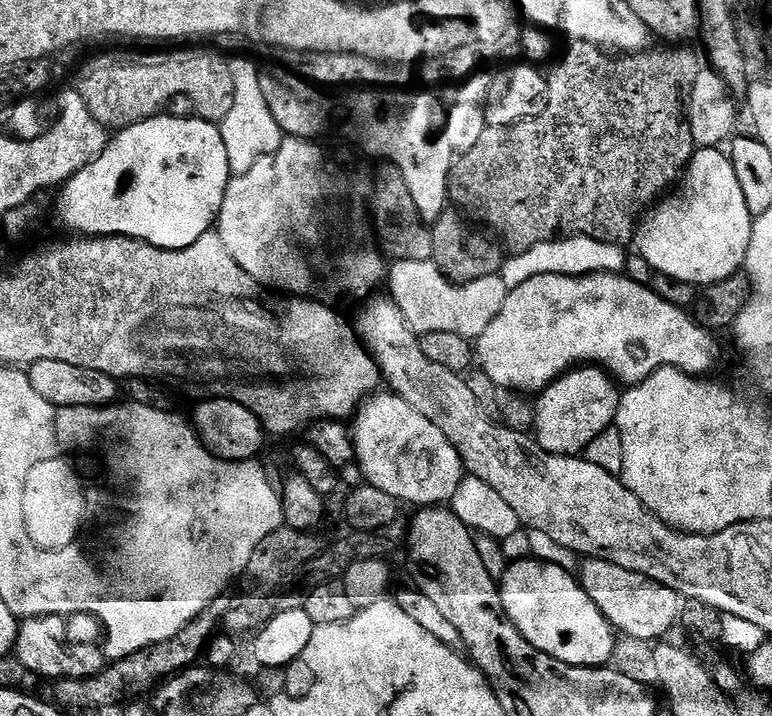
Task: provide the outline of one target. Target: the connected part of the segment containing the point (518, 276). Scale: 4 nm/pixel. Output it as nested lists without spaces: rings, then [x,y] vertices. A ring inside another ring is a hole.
[[[571,236],[565,240],[542,242],[538,246],[530,246],[530,250],[517,252],[505,259],[504,267],[499,275],[506,282],[509,290],[522,286],[522,282],[530,282],[530,278],[538,278],[538,274],[562,274],[563,276],[590,276],[600,272],[623,273],[628,267],[629,253],[618,244],[603,244],[589,236]]]

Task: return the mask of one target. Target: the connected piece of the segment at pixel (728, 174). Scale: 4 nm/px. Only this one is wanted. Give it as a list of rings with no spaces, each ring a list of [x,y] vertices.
[[[697,147],[682,183],[675,189],[676,196],[661,199],[643,217],[638,228],[638,254],[654,271],[707,286],[737,275],[745,267],[754,213],[734,172],[731,155],[720,151],[724,150]]]

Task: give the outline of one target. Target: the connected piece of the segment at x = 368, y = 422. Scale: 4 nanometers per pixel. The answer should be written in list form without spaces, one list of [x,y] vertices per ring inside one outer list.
[[[387,395],[376,396],[373,400],[365,399],[354,417],[356,464],[364,471],[364,476],[368,479],[365,481],[373,488],[386,490],[386,494],[395,497],[404,506],[447,505],[466,477],[464,461],[461,460],[458,450],[454,450],[446,434],[442,434],[442,430],[438,430],[438,426],[434,426],[430,418],[418,414],[418,410],[414,410],[414,406],[410,406],[410,402],[400,396]]]

